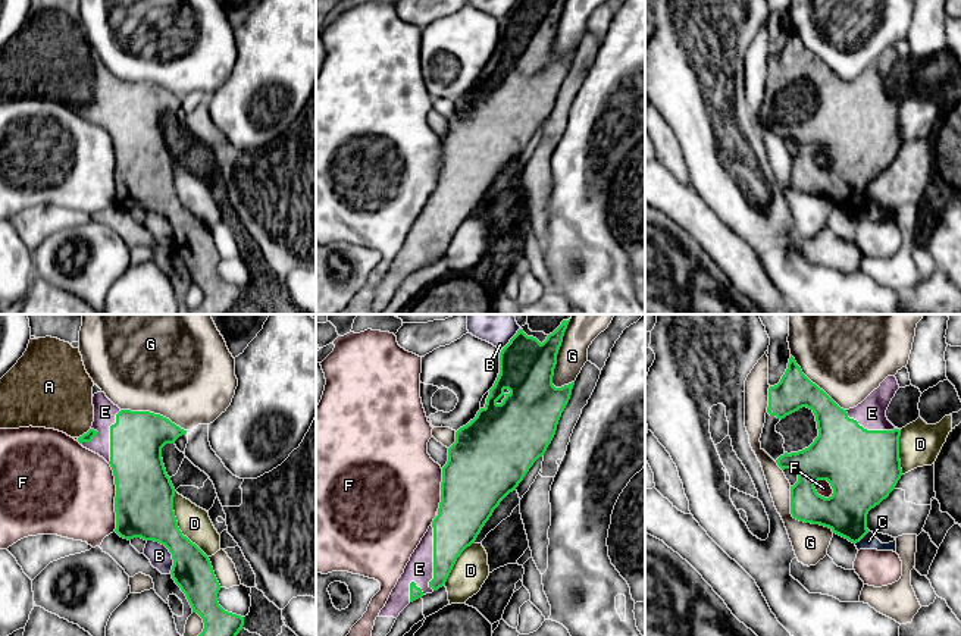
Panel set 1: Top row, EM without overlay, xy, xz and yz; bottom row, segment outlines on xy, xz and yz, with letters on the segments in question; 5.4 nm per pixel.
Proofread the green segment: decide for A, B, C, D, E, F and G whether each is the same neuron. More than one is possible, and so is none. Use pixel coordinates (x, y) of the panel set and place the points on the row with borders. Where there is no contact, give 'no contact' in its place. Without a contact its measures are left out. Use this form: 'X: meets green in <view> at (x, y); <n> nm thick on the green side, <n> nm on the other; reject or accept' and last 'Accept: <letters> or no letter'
A: meets green in xy at (84, 434); 50 nm thick on the green side, 360 nm on the other; accept
B: meets green in xy at (169, 551); 280 nm thick on the green side, 120 nm on the other; reject
C: meets green in yz at (861, 538); 240 nm thick on the green side, 80 nm on the other; reject
D: meets green in xy at (177, 525); 320 nm thick on the green side, 170 nm on the other; reject
E: meets green in xz at (434, 557); 260 nm thick on the green side, 150 nm on the other; accept
F: meets green in xy at (115, 497); 320 nm thick on the green side, 480 nm on the other; reject
G: meets green in xz at (557, 353); 300 nm thick on the green side, 190 nm on the other; reject
Accept: A, E

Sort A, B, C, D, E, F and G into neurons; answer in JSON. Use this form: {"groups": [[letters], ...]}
{"groups": [["A", "E"], ["B"], ["C"], ["D"], ["F"], ["G"]]}

